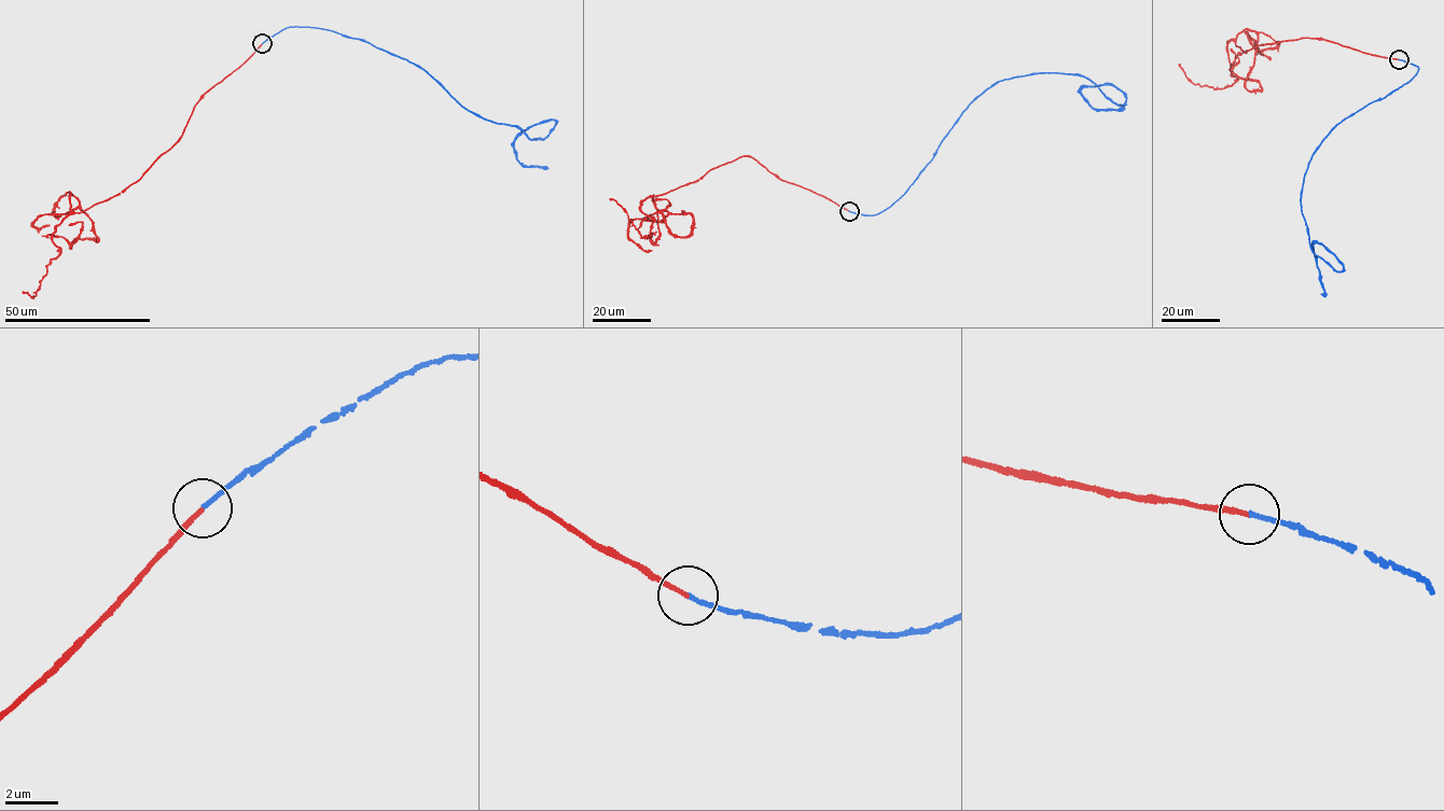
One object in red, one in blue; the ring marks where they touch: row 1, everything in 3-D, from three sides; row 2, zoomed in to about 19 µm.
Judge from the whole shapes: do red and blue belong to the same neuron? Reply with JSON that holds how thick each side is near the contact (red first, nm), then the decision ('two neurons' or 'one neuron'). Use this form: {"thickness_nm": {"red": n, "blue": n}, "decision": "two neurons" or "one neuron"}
{"thickness_nm": {"red": 140, "blue": 130}, "decision": "one neuron"}

